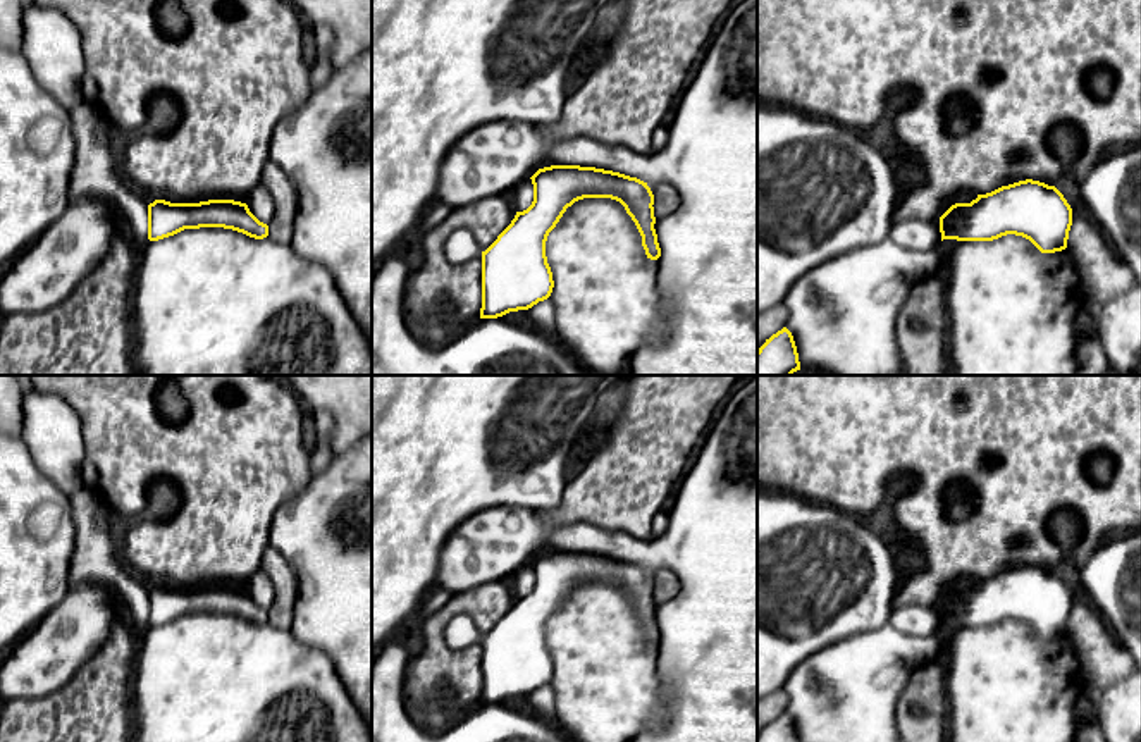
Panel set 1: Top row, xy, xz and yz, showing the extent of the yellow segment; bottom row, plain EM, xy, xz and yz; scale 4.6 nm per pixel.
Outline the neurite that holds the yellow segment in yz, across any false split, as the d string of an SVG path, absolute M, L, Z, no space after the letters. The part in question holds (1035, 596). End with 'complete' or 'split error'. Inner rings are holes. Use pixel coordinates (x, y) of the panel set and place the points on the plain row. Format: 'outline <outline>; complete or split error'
outline M1033 565L978 580L971 589L955 589L940 603L941 627L993 627L1007 620L1015 620L1029 625L1041 639L1065 635L1070 611L1072 594L1064 580L1055 572Z; complete

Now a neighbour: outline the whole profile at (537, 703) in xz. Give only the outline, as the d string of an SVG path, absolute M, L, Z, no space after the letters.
M551 683L539 687L527 697L527 711L542 718L547 723L556 723L554 709L556 709L556 696Z

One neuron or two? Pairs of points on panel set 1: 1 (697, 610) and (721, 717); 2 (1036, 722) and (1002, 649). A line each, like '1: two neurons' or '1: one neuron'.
1: one neuron
2: one neuron

